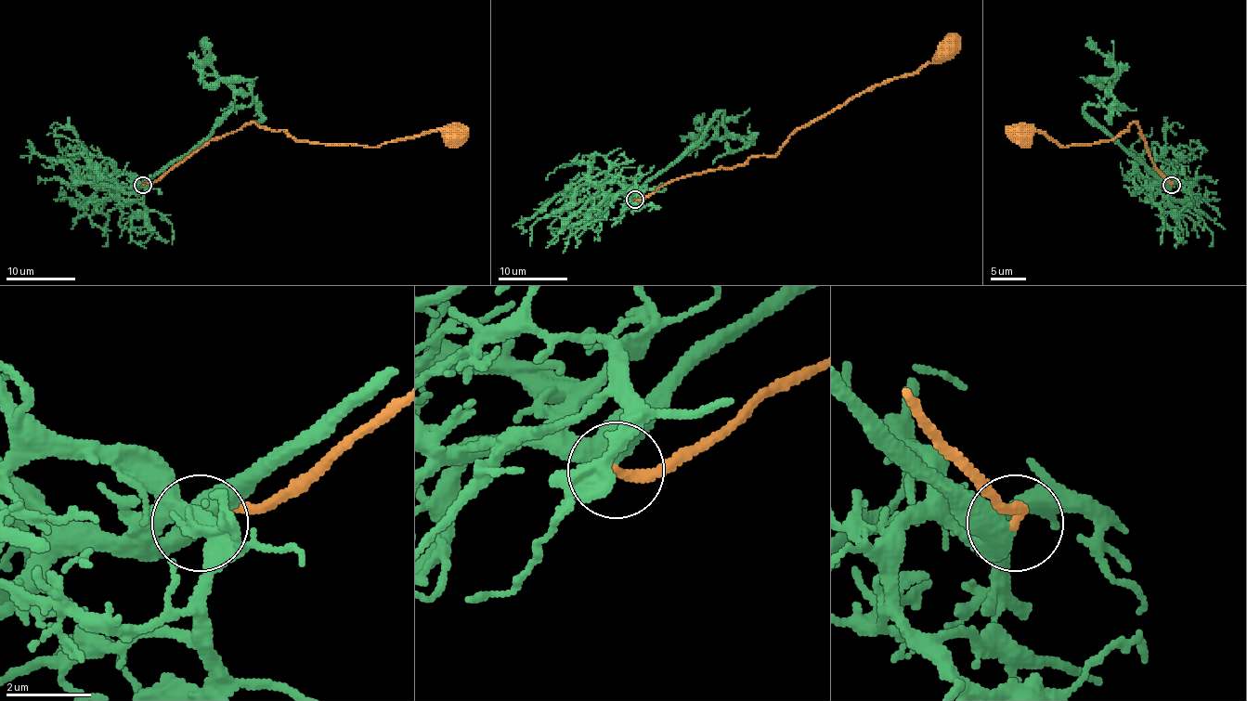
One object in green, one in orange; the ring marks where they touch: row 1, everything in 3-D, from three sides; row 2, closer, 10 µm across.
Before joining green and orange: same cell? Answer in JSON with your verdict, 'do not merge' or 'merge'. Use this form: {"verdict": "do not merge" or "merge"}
{"verdict": "merge"}

